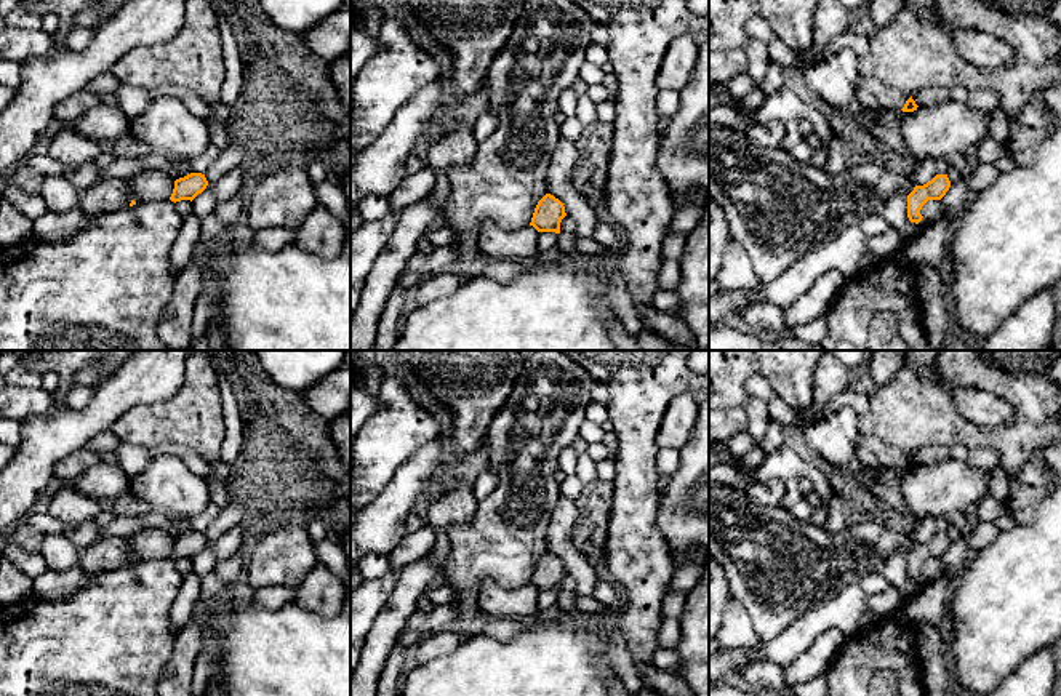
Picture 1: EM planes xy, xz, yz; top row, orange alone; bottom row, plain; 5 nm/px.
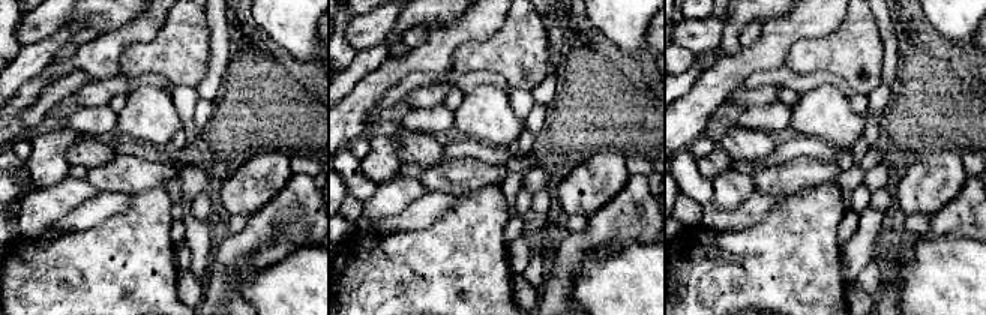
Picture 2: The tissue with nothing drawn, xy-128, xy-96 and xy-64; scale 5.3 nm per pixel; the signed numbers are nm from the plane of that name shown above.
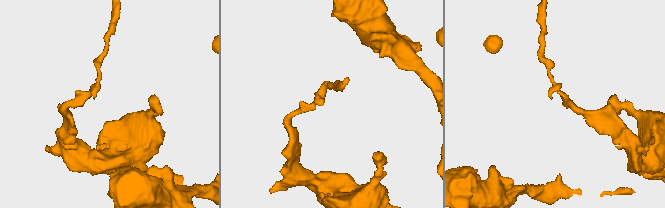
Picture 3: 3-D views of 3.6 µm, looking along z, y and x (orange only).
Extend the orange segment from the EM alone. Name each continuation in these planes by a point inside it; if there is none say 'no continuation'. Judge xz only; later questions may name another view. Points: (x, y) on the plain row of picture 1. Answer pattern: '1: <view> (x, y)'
no continuation

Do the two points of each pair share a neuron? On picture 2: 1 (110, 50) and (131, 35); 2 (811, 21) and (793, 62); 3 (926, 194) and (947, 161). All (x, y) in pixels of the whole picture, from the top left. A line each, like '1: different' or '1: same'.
1: same
2: different
3: same

